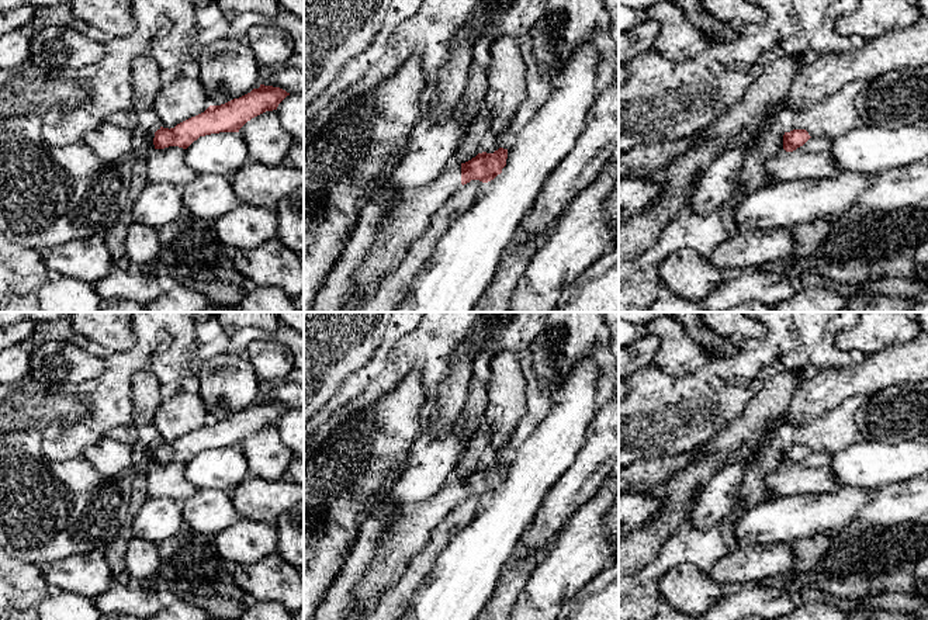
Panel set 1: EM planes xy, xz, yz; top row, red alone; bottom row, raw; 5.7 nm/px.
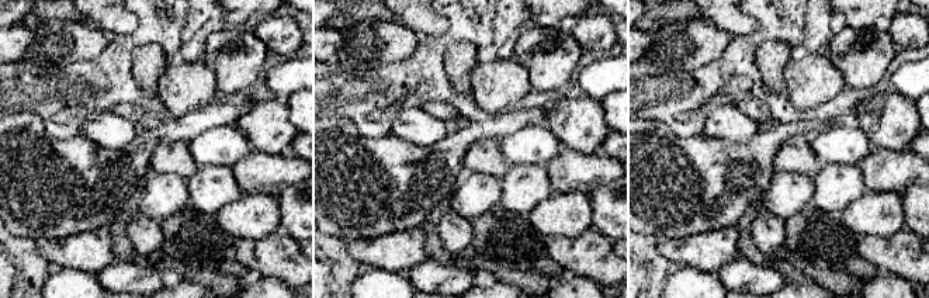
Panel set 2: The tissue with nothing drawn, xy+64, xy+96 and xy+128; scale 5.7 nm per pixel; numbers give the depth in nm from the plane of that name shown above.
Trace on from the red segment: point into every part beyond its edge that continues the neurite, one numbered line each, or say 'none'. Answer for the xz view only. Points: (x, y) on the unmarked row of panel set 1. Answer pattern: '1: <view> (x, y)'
1: xz (408, 533)

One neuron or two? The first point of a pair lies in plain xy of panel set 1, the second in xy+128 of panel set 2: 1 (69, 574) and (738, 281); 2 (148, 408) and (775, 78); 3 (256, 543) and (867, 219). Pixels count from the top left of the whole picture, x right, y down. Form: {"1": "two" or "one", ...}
{"1": "two", "2": "one", "3": "one"}

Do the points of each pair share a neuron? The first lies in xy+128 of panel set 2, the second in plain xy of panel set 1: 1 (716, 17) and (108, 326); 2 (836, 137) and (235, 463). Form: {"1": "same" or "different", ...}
{"1": "same", "2": "same"}

